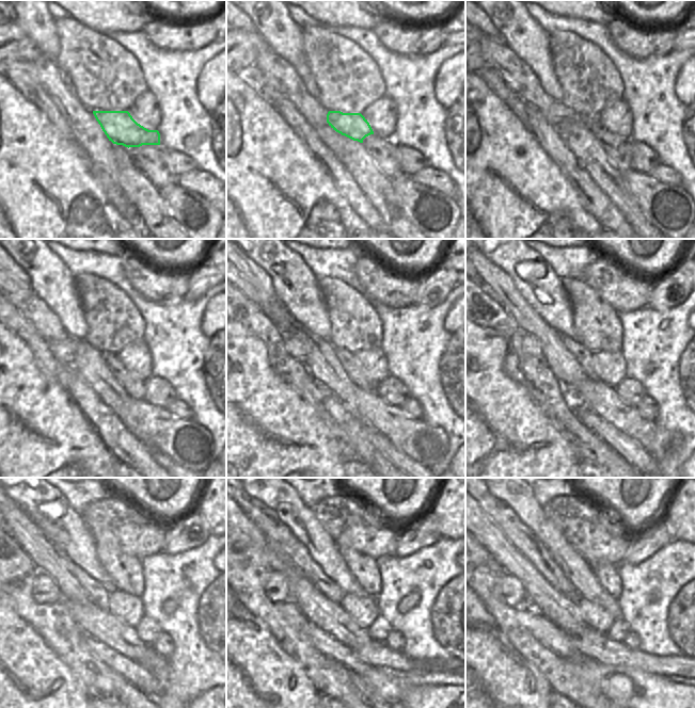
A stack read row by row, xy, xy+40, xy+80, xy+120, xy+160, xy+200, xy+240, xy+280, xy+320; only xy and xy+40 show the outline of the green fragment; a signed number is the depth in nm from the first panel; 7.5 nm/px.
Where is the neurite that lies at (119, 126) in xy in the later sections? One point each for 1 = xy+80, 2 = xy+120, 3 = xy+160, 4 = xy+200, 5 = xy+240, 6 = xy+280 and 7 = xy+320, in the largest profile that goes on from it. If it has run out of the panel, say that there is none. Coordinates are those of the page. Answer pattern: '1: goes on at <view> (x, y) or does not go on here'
1: goes on at xy+80 (557, 112)
2: goes on at xy+120 (65, 350)
3: goes on at xy+160 (298, 343)
4: goes on at xy+200 (531, 347)
5: goes on at xy+240 (45, 590)
6: goes on at xy+280 (277, 589)
7: goes on at xy+320 (509, 590)

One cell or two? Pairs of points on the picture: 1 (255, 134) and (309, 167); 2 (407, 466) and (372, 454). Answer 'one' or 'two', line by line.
1: one
2: two

